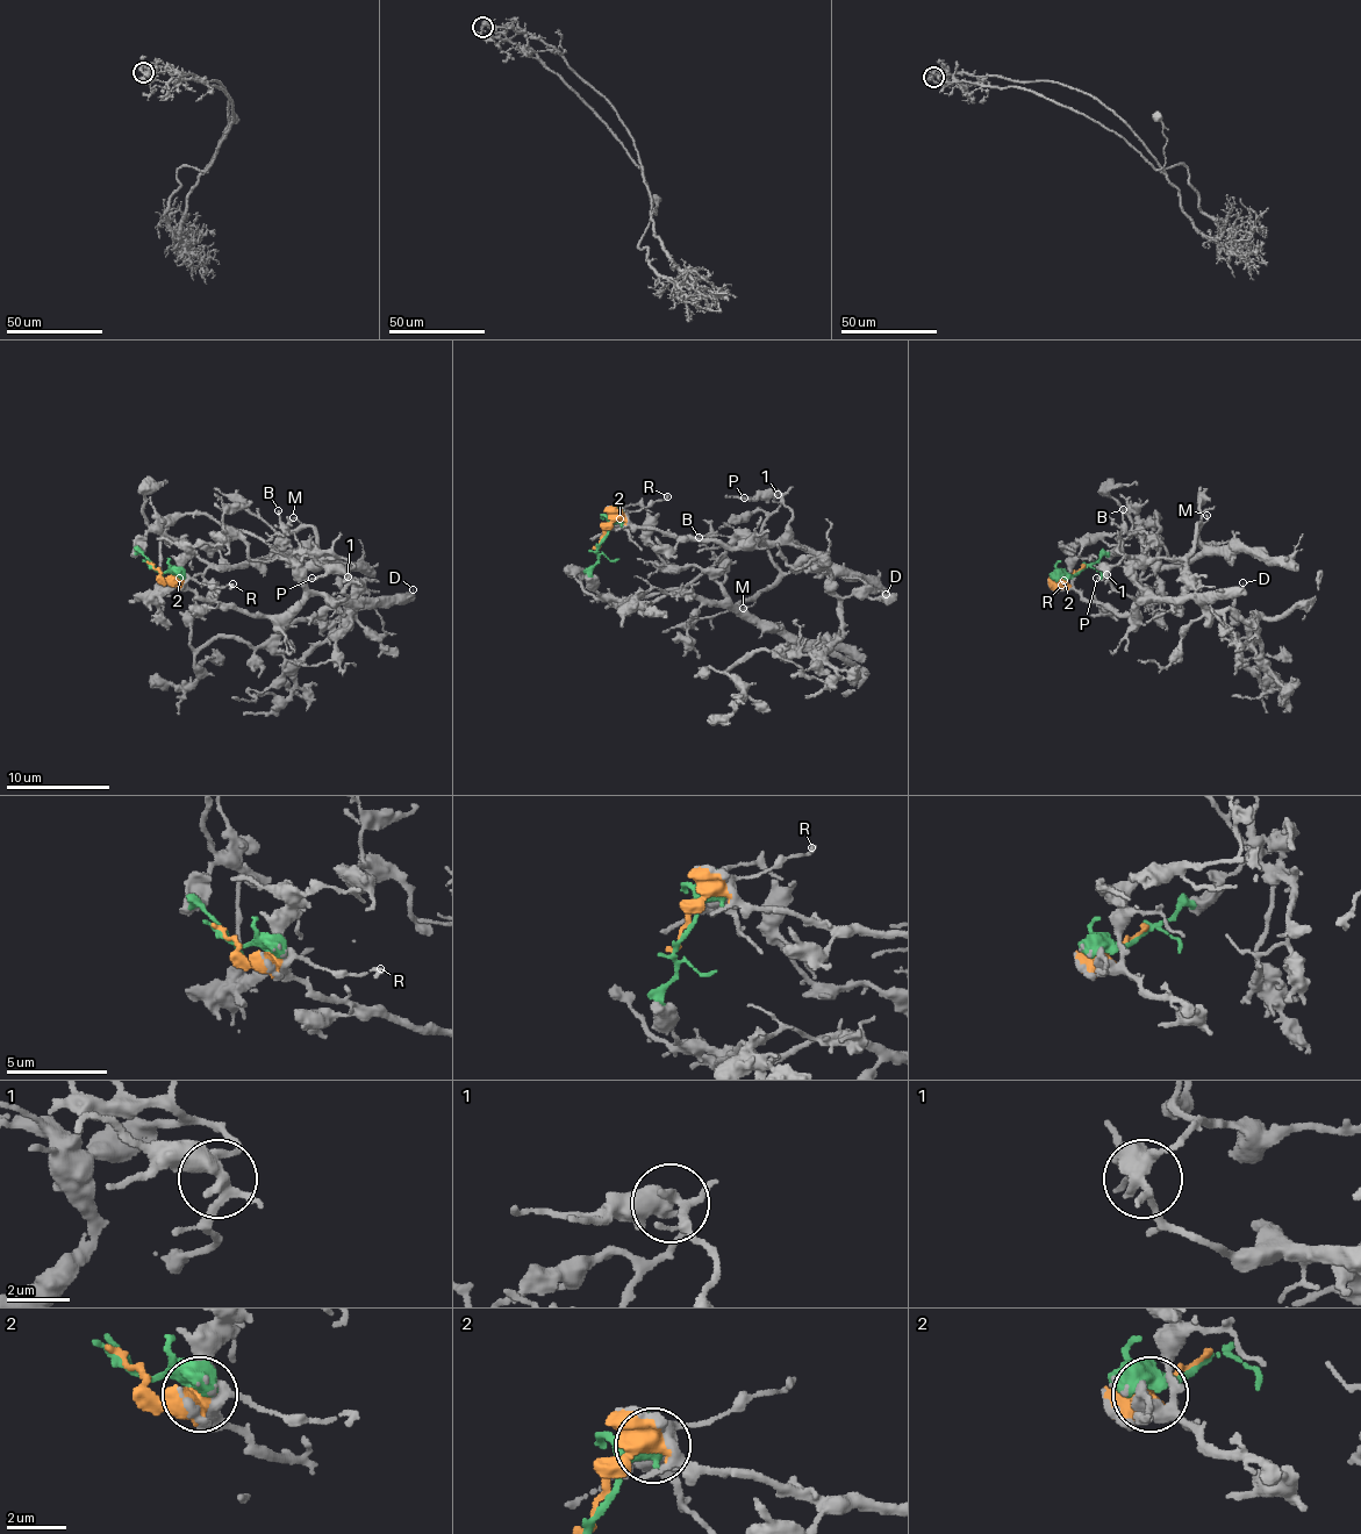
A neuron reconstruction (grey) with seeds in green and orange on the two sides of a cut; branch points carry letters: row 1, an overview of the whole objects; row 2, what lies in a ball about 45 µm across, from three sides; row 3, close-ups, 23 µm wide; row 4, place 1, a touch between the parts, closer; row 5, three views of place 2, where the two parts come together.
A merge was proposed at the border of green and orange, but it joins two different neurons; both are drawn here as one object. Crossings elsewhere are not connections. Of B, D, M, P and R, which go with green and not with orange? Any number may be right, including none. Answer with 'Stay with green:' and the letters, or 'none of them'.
Stay with green: B, M

